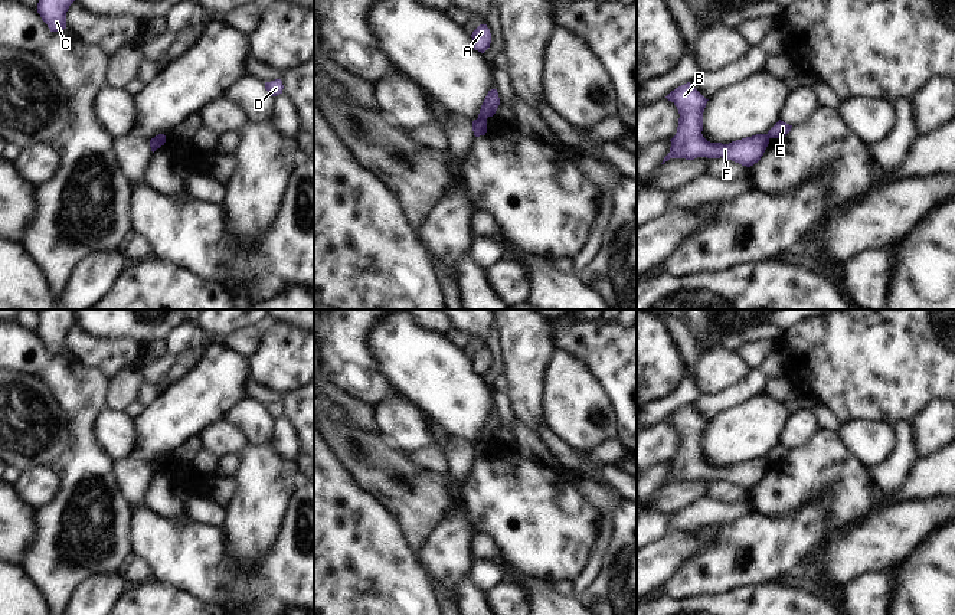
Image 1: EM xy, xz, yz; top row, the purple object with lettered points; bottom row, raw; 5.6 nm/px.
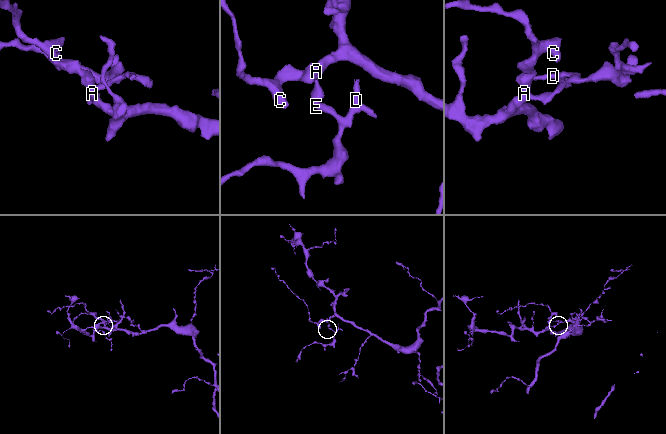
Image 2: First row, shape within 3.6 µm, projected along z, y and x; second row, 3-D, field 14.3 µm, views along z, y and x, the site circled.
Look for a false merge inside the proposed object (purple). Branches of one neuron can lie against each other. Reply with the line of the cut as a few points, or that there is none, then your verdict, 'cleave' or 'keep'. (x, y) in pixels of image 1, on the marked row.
cut xz (478, 117), (486, 118); cleave

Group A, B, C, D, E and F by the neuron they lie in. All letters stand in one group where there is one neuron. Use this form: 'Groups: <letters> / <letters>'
Groups: A B C F / D E

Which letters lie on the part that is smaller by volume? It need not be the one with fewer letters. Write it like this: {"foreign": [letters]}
{"foreign": ["D", "E"]}

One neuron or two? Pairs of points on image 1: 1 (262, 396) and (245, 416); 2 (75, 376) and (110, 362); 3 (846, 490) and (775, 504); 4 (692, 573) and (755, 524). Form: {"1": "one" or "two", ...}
{"1": "two", "2": "two", "3": "one", "4": "one"}

